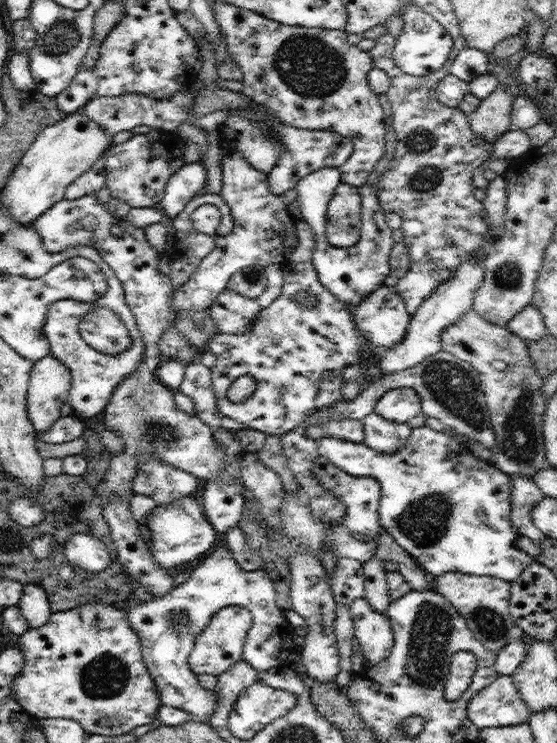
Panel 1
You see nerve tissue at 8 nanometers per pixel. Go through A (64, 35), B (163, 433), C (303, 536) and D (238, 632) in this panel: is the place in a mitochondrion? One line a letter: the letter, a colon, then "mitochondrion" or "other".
A: mitochondrion
B: mitochondrion
C: mitochondrion
D: other

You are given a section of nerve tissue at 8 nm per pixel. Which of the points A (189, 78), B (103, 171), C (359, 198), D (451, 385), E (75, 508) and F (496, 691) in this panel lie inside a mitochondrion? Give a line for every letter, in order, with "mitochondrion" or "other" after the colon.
A: other
B: other
C: other
D: mitochondrion
E: other
F: other

